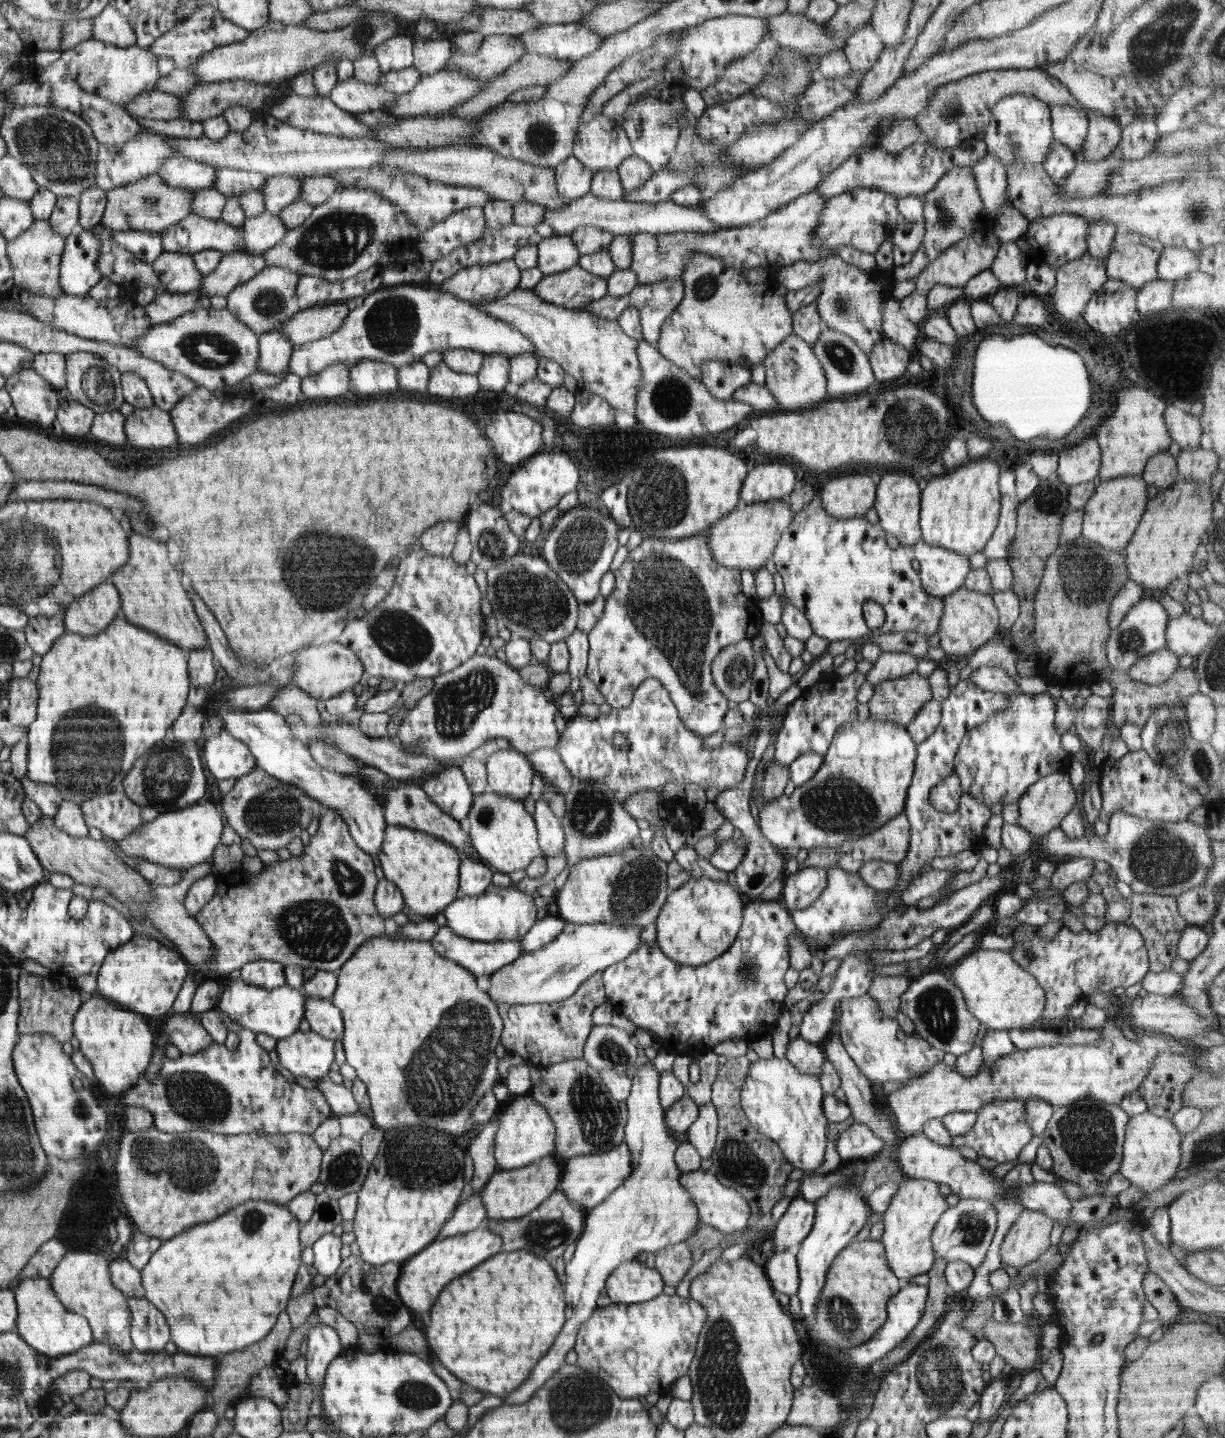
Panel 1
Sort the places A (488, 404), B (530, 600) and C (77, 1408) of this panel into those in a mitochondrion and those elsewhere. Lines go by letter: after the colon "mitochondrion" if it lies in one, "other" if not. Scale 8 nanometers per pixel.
A: other
B: mitochondrion
C: other

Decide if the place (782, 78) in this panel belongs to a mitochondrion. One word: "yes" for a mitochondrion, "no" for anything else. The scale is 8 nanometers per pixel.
yes

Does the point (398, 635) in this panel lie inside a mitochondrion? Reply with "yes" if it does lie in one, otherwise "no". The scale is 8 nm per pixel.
yes

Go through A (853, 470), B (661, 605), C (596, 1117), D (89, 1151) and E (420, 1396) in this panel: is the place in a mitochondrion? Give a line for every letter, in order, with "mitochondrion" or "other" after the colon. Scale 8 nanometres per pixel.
A: other
B: mitochondrion
C: mitochondrion
D: other
E: mitochondrion

